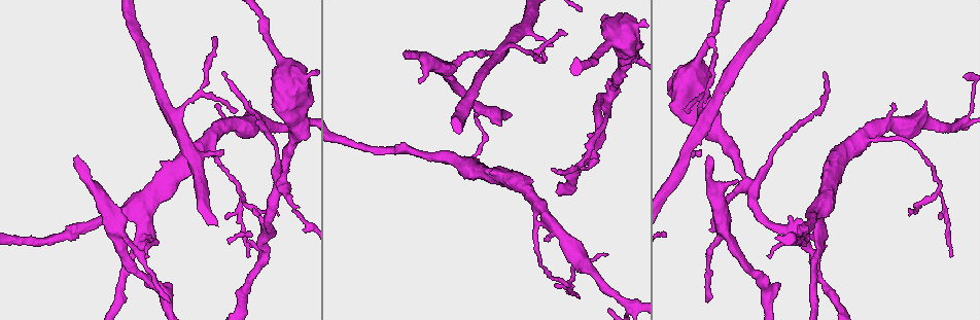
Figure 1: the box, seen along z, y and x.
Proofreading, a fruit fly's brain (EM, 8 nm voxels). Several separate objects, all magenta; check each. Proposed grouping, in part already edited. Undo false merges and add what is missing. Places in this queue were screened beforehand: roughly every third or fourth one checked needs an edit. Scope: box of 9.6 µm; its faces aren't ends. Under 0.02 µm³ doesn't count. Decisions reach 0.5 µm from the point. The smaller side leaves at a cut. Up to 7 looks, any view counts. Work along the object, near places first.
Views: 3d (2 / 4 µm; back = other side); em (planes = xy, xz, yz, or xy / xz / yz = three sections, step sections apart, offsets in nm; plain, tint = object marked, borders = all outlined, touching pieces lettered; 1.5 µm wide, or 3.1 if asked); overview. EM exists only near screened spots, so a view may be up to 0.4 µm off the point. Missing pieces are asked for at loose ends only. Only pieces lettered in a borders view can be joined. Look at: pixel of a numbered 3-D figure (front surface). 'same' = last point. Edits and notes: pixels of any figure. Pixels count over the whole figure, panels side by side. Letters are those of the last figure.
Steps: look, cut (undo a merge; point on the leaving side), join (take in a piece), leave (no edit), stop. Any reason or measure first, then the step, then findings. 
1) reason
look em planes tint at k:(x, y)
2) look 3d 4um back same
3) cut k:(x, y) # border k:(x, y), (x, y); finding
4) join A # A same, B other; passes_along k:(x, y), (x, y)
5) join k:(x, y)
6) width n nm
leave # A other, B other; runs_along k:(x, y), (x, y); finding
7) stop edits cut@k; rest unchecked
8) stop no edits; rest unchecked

branch stops here
look 3d 2um at 1:(910, 215)

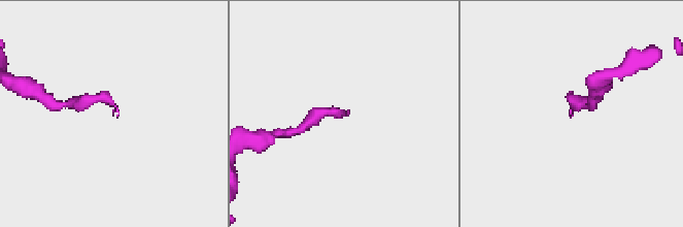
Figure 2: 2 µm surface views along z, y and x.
look em planes borders at 2:(571, 112)

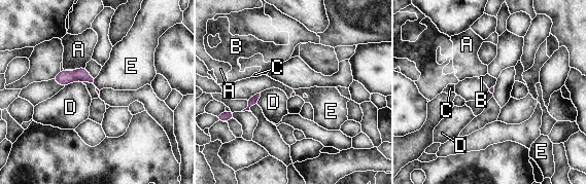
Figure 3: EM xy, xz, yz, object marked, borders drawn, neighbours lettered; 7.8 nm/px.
leave # A other, B other, C other, D other, E other; border 3:(93, 79), (94, 83); none of them fits

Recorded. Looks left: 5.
thin end
look em yz step 8 tint at 1:(225, 216)

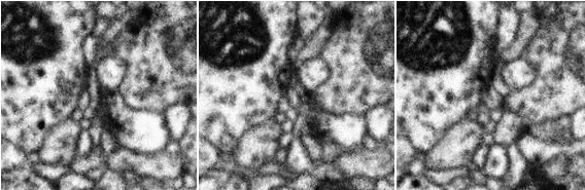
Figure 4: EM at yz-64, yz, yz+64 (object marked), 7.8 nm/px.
cut it another way
look em planes borders same

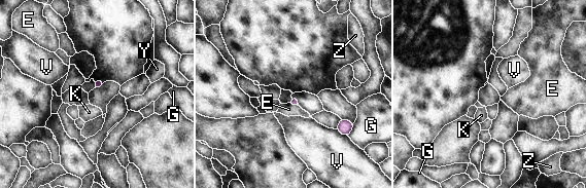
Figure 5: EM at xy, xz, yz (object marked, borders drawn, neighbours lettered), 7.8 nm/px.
leave # E other, G other, K other, V other, Y other, Z other; border 5:(336, 129), (347, 137); no lettered piece goes on from it

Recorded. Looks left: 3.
thin end
look em xy step 8 borders at 1:(566, 35)

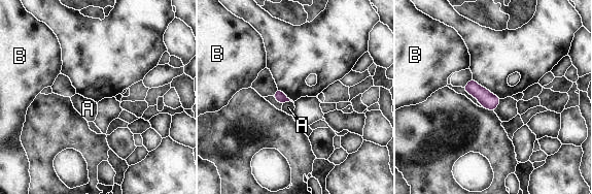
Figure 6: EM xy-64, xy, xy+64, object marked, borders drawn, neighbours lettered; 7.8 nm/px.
leave # A other, B other; border 6:(292, 101), (286, 101), (282, 105); no lettered piece goes on from it

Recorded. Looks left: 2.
stop no edits; rest unchecked

